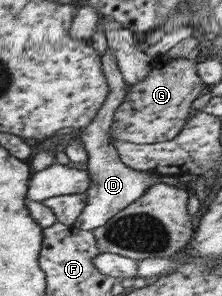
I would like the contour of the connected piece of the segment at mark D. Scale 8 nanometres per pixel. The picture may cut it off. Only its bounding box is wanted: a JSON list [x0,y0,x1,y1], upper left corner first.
[74,47,160,231]

